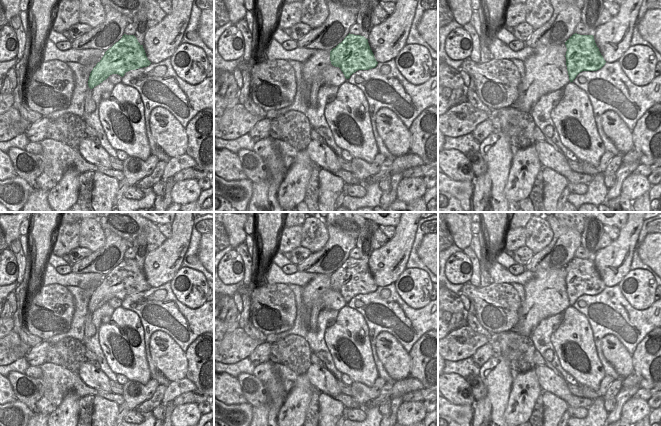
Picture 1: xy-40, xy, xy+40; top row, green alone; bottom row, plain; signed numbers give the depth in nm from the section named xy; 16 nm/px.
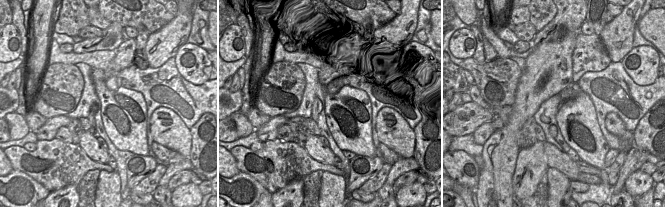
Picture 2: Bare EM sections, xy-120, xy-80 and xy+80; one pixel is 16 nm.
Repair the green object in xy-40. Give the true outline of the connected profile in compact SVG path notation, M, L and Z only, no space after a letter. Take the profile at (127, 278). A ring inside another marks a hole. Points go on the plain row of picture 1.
M124 258L122 262L109 272L102 283L90 297L88 314L86 316L84 340L90 339L95 334L92 323L92 313L106 304L112 298L121 301L130 294L147 291L151 288L148 284L143 269L134 259Z

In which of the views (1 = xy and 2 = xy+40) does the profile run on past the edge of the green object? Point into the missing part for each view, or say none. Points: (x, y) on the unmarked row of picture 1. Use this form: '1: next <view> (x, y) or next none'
1: next none
2: next none

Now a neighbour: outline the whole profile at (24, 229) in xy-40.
M28 216L20 224L20 227L19 227L20 235L30 235L30 224L31 224L31 218L30 216Z

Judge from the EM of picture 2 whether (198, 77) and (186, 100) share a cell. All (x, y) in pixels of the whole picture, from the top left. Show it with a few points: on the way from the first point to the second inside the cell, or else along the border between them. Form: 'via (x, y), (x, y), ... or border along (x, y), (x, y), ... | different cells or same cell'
border along (177, 69), (186, 80), (194, 84), (207, 81) | different cells

